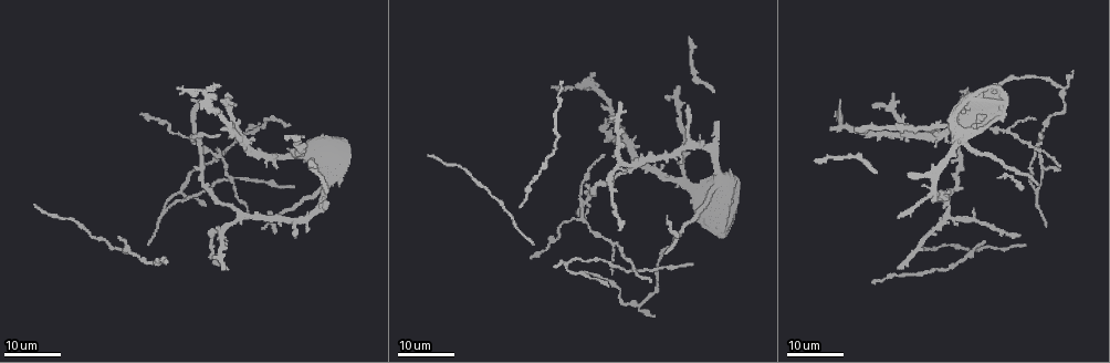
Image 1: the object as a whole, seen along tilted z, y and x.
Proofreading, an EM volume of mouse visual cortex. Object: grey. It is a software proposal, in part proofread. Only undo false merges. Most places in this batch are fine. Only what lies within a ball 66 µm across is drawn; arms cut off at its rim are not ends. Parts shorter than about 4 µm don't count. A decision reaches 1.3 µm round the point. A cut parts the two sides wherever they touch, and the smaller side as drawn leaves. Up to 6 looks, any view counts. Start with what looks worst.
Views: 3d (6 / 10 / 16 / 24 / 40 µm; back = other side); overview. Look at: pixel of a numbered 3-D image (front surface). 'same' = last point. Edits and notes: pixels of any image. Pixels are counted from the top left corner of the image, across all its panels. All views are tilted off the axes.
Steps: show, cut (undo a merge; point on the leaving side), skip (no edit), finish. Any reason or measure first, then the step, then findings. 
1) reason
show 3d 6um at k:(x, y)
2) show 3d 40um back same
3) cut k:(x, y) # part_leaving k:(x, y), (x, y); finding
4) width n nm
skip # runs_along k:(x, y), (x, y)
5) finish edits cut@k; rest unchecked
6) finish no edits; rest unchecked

show 3d 16um at 1:(632, 269)

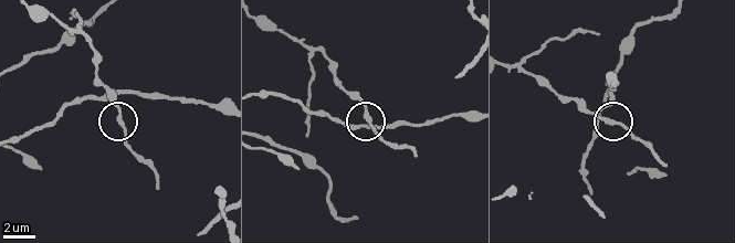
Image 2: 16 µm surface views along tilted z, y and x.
show 3d 10um at 2:(117, 123)

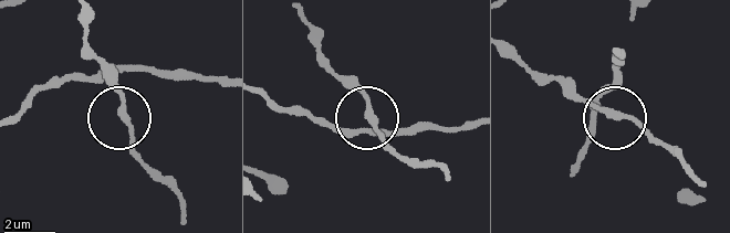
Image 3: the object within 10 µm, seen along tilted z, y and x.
skip # runs_along 3:(303, 19), (322, 65), (364, 99), (372, 126), (394, 154); all the same cell

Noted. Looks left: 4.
looks like a crossing
show 3d 24um at 1:(581, 198)

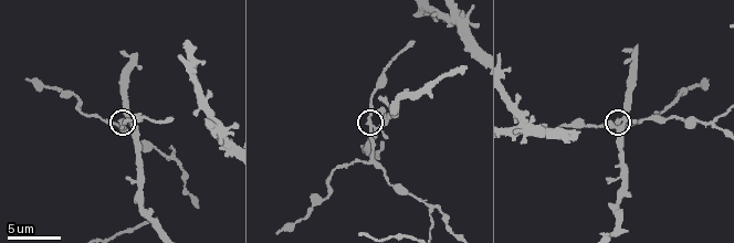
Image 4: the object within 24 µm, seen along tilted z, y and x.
show 3d 10um at 4:(618, 118)

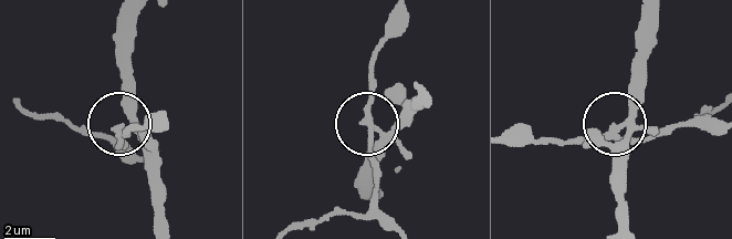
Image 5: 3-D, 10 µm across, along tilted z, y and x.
skip # runs_along 5:(625, 225), (625, 137), (618, 126), (628, 110), (638, 50); all the same cell

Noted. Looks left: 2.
arms part here
show 3d 24um at 1:(1037, 191)

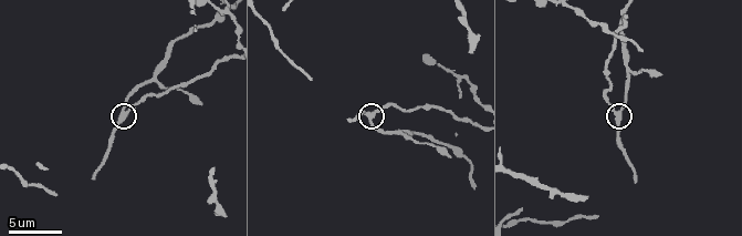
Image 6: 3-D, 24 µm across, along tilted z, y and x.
show 3d 10um at 6:(620, 112)

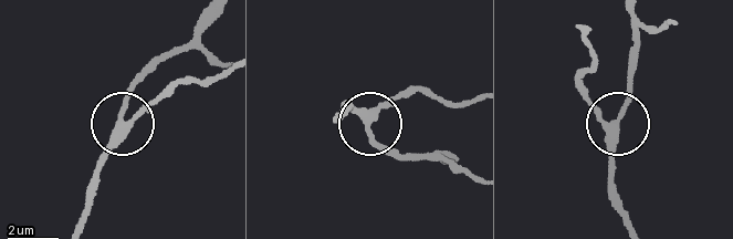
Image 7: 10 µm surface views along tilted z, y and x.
side_arm 43 um
skip # runs_along 7:(224, 69), (168, 87), (134, 120), (123, 122), (142, 70); continuous, no second cell

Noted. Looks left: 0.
finish no edits; rest unchecked

